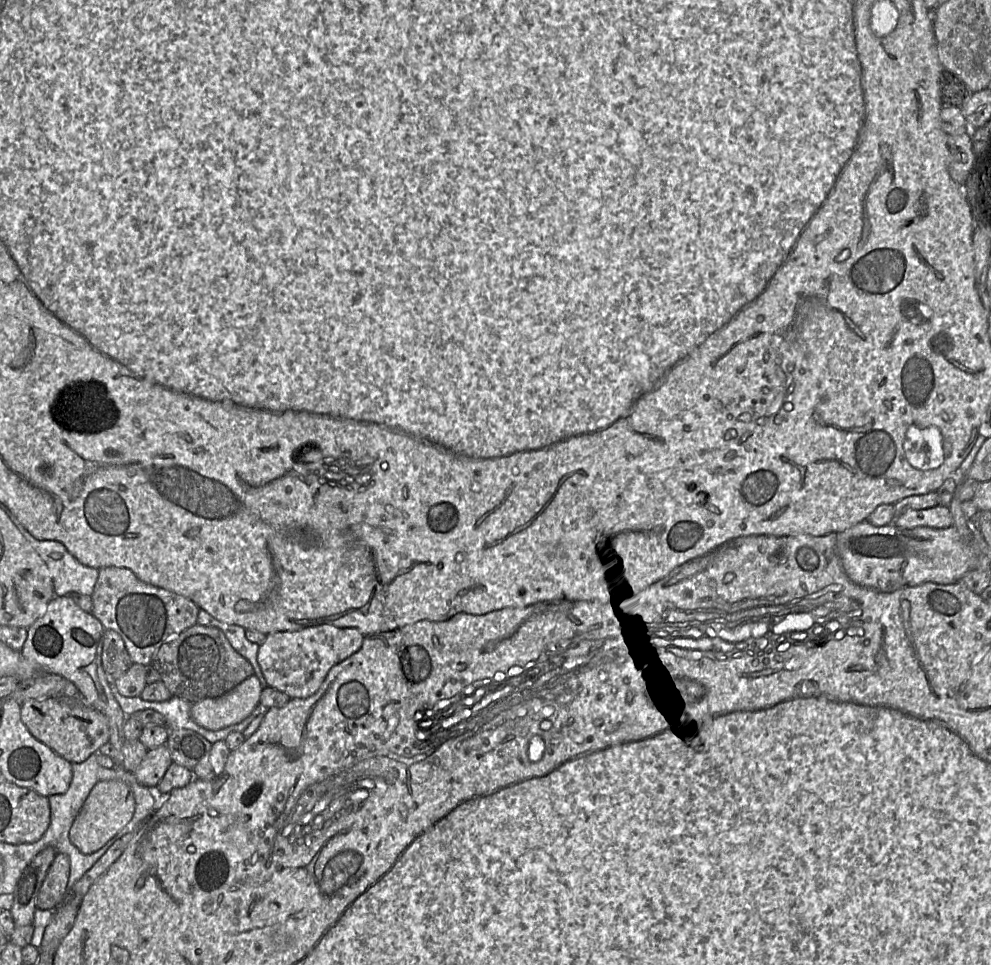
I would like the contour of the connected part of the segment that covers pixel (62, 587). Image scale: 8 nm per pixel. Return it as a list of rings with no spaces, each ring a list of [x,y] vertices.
[[[6,506],[3,509],[47,565],[55,596],[92,595],[99,574],[98,569],[78,562],[61,542],[34,538]]]

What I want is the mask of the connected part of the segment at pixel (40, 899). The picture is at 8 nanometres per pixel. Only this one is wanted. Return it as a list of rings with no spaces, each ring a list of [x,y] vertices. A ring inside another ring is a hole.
[[[63,853],[55,856],[36,899],[36,908],[52,910],[59,906],[66,894],[70,875],[70,858]]]

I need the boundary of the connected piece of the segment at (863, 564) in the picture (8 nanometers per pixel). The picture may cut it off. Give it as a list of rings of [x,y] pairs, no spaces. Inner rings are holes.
[[[864,521],[838,533],[836,544],[848,578],[859,586],[879,592],[892,592],[926,582],[953,584],[973,569],[973,552],[954,525],[941,529],[927,526],[901,529],[893,522],[876,527]]]

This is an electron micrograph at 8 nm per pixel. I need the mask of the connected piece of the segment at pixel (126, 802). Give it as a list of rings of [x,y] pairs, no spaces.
[[[120,780],[101,781],[90,791],[69,832],[71,843],[83,854],[92,854],[112,840],[133,818],[135,799],[131,788]]]

